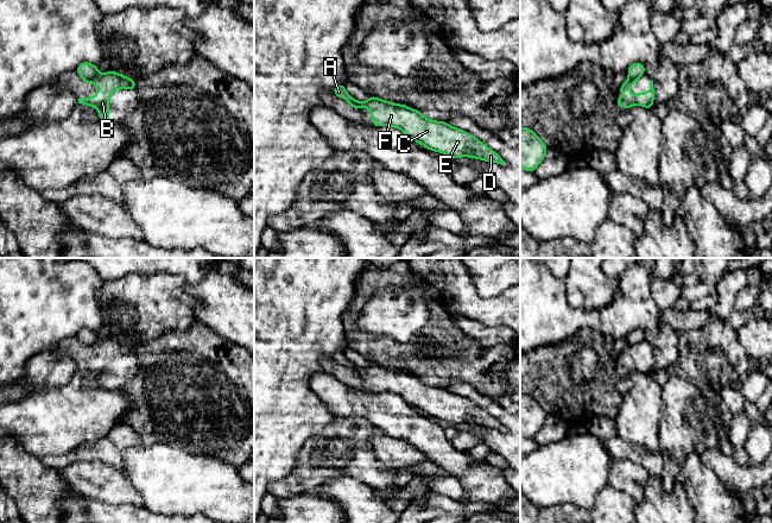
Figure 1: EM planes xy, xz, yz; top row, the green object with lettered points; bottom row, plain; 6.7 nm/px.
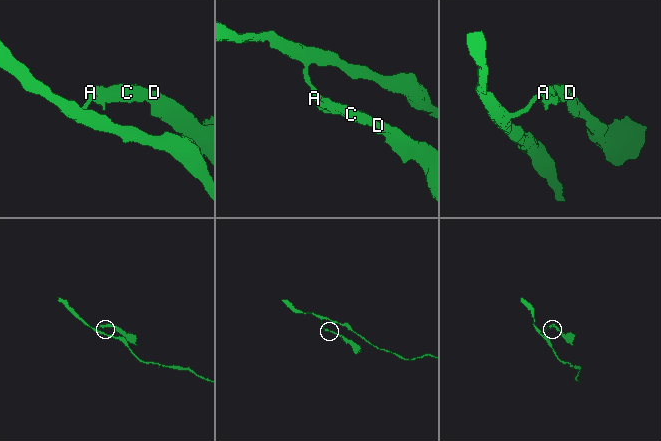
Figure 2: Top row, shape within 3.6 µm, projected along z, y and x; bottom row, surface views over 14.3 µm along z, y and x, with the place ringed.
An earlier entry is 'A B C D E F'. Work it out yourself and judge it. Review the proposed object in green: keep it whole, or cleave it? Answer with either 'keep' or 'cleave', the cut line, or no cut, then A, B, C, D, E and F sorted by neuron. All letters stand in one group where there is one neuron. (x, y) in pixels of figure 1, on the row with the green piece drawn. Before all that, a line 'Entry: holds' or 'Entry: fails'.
Entry: fails
cleave; cut xy (96, 74), (89, 79), (83, 79); groups A / B C D E F

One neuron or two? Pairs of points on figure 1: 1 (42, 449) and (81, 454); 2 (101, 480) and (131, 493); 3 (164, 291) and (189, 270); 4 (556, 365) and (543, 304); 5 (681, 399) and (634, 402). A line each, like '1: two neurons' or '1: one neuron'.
1: two neurons
2: one neuron
3: two neurons
4: two neurons
5: two neurons

